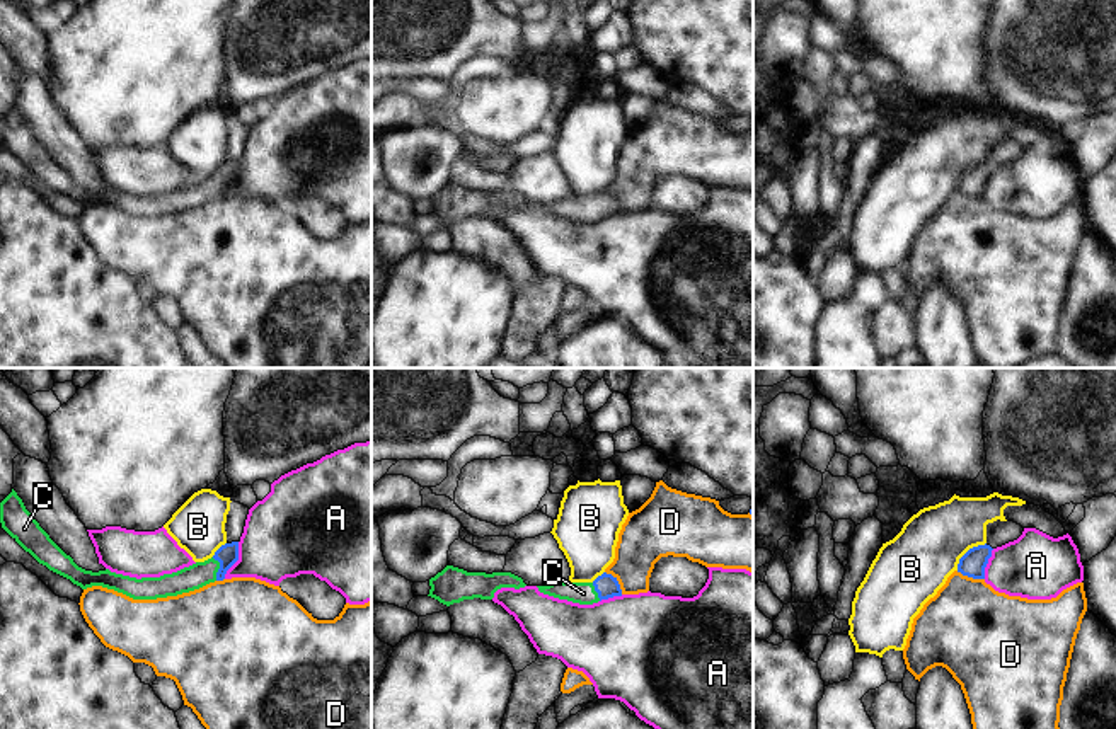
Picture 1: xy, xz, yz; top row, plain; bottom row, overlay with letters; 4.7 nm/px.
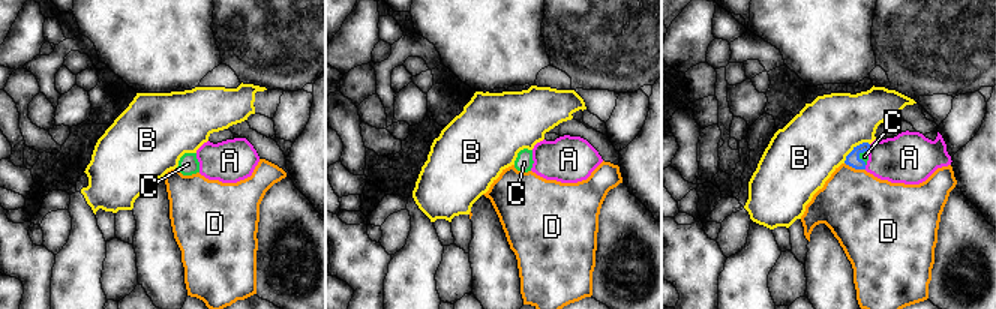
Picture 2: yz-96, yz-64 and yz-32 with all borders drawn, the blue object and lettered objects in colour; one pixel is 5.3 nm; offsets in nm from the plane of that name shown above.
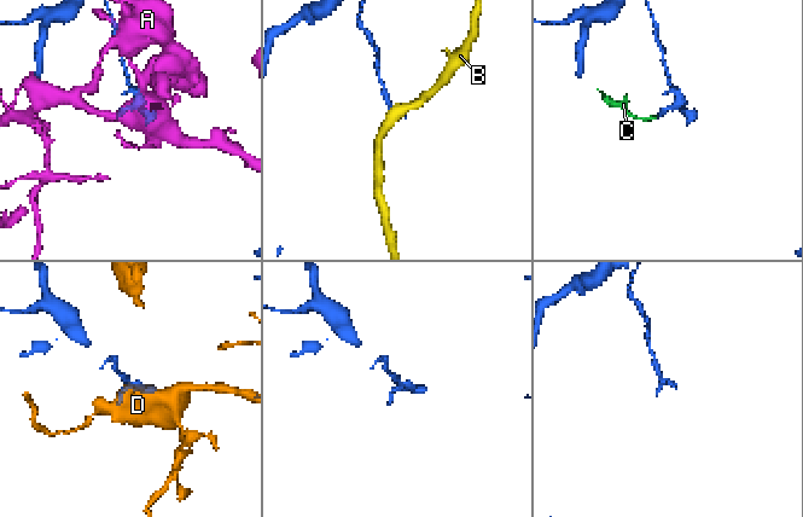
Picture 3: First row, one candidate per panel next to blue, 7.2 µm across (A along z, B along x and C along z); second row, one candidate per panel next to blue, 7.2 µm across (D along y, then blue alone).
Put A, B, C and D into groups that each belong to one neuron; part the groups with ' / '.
A / B / C / D

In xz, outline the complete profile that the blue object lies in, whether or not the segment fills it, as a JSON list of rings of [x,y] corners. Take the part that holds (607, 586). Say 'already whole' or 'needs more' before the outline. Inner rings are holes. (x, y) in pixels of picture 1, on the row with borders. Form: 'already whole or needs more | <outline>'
needs more | [[[603,572],[593,583],[552,583],[549,586],[537,586],[540,593],[567,600],[579,605],[593,605],[601,600],[622,596],[617,577]]]

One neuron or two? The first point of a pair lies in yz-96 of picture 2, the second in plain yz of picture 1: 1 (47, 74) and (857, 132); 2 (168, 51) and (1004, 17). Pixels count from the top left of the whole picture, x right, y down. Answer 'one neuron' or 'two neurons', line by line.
1: two neurons
2: two neurons

